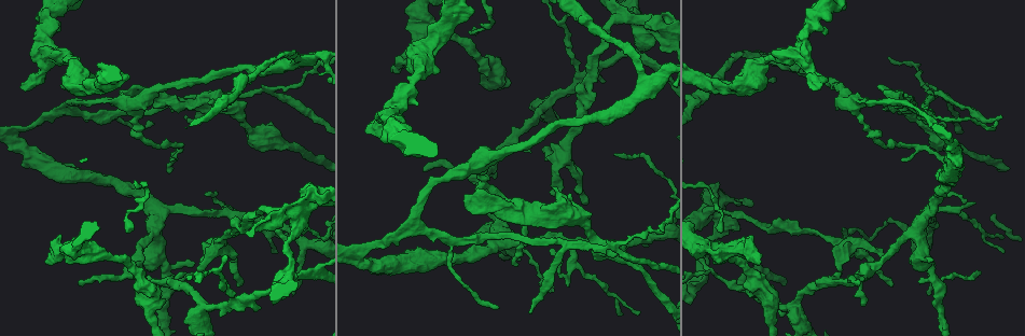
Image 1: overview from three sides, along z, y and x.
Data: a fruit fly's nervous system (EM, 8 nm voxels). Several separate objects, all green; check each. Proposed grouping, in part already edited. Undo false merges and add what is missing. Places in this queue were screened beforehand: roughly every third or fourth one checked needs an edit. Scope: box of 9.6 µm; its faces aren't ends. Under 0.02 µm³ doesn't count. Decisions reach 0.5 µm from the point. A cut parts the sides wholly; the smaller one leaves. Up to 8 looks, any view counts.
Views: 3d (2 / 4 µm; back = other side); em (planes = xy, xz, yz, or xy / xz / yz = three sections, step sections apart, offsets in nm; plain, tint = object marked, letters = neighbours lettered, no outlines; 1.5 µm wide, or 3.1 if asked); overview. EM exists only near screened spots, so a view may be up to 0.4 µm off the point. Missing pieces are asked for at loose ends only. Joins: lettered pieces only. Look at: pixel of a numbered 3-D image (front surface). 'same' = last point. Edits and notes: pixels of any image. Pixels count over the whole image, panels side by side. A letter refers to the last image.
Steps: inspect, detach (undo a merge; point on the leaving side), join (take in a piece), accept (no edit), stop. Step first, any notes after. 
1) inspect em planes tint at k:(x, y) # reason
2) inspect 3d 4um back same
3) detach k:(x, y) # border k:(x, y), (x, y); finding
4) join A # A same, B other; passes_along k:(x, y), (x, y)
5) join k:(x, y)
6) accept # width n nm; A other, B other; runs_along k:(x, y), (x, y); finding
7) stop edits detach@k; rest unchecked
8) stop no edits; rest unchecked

inspect em xz step 4 letters at 1:(392, 70) # branch stops here

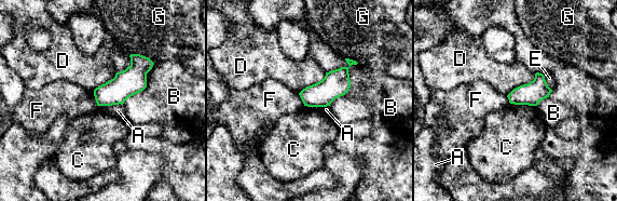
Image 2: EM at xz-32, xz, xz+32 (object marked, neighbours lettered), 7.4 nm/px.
inspect em planes letters same

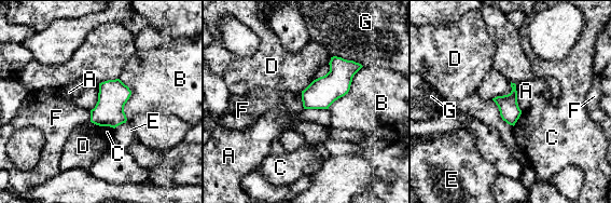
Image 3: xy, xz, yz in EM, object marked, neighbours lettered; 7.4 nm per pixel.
accept # A other, B other, C other, D other, E other, F other, G other; no lettered piece goes on from it

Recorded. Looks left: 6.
inspect em xy step 8 tint at 1:(365, 132)

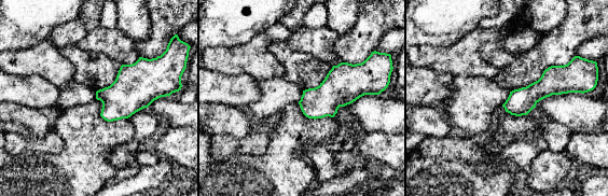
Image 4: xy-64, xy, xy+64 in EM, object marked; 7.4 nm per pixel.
inspect em planes letters same

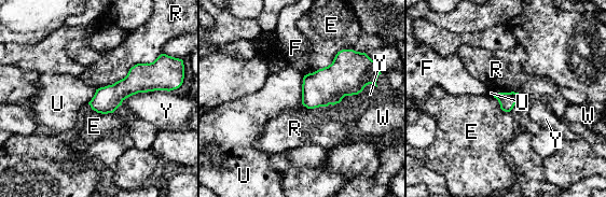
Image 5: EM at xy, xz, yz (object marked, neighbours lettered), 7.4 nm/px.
accept # E other, F other, R other, U other, W other, Y other; border 5:(304, 75), (301, 103); none of them fits

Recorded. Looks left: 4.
inspect 3d 4um at 1:(239, 283) # free end

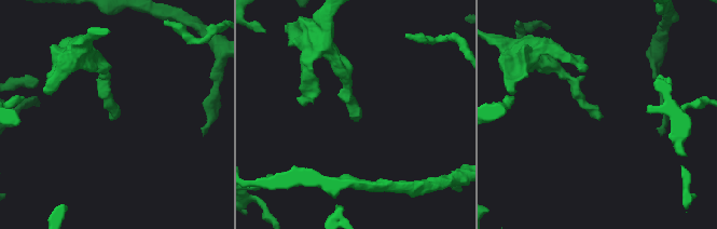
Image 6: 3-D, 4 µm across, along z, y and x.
inspect em planes letters at 6:(113, 118) # shape alone is not enough

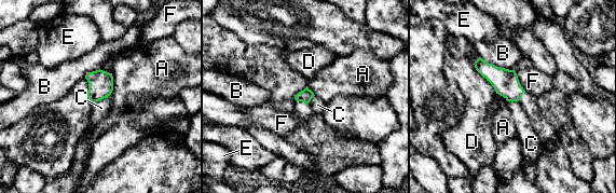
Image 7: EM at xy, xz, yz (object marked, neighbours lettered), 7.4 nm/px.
accept # longest_contact D 300 nm; A other, B other, C other, D other, E other, F other; border 7:(109, 95), (93, 105); no lettered piece goes on from it

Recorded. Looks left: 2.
stop no edits; rest unchecked

